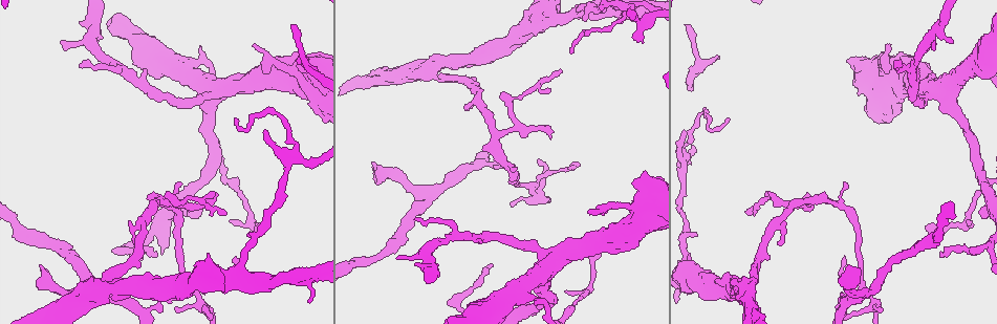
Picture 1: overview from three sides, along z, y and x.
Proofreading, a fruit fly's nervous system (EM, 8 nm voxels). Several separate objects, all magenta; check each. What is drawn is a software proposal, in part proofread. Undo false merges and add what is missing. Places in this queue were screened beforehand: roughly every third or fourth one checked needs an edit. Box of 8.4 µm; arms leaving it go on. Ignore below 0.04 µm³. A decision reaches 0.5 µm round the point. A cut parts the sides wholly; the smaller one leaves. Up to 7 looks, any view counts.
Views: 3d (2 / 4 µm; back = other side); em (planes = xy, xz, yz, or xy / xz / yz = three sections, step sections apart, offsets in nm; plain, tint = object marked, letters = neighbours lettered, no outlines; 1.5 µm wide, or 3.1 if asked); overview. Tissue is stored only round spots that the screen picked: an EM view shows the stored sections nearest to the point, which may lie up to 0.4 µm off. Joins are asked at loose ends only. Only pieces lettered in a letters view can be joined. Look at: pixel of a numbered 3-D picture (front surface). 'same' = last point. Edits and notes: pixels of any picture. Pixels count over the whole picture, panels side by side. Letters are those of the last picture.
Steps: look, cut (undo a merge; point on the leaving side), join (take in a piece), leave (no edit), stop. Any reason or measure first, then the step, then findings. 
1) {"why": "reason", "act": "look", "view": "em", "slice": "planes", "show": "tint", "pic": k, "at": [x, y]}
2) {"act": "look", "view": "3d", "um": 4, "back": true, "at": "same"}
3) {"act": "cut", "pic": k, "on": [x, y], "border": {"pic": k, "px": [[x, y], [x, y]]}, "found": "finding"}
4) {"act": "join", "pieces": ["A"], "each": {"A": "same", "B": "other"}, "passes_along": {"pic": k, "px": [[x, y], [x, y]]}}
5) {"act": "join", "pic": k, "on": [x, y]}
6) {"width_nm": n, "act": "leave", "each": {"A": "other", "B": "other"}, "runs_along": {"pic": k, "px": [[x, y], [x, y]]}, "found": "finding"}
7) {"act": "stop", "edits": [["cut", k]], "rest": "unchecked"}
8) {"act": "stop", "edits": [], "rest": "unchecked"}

{"why": "an open end", "act": "look", "view": "em", "slice": "planes", "show": "letters", "pic": 1, "at": [837, 305]}

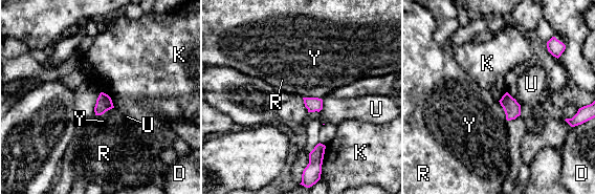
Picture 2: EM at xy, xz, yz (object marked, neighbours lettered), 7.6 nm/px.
{"width_nm": 130, "act": "leave", "each": {"D": "other", "K": "other", "R": "other", "U": "other", "Y": "other"}, "border": {"pic": 2, "px": [[101, 91], [110, 98], [114, 107]]}, "found": "no lettered piece goes on from it"}

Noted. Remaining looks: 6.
{"why": "branch point", "act": "look", "view": "3d", "um": 2, "pic": 1, "at": [812, 201]}

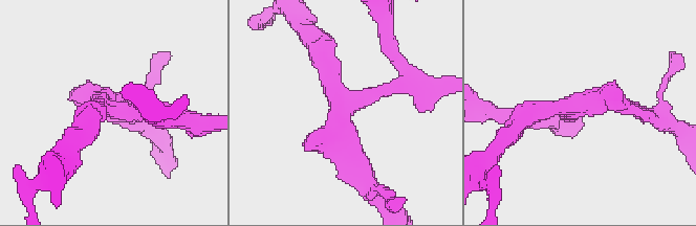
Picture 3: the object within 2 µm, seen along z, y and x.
{"act": "look", "view": "em", "slice": "xy", "step": 4, "show": "tint", "pic": 3, "at": [337, 102]}

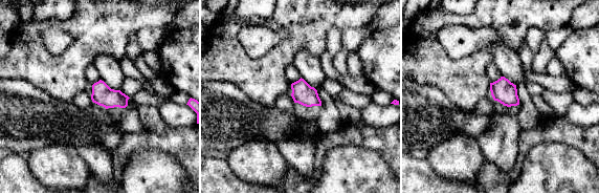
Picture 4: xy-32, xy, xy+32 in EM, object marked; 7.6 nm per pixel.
{"act": "look", "view": "em", "slice": "planes", "show": "letters", "at": "same"}

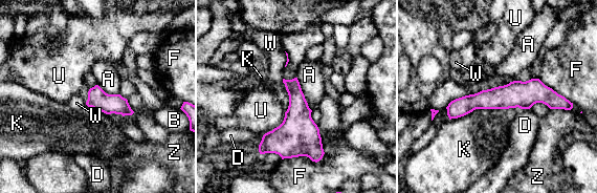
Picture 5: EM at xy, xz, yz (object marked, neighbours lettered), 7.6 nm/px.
{"longest_contact_nm": ["K", 440], "act": "leave", "each": {"A": "other", "B": "other", "D": "other", "F": "other", "K": "other", "U": "other", "W": "other", "Z": "other"}, "found": "one neuron here"}

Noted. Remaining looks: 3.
{"why": "sharp bend", "act": "look", "view": "3d", "um": 2, "back": true, "pic": 1, "at": [543, 305]}

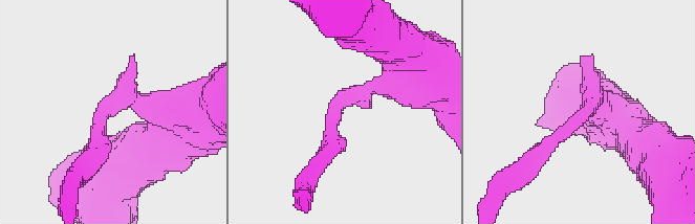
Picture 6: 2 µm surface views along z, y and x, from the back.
{"why": "need the tissue", "act": "look", "view": "em", "slice": "planes", "show": "letters", "pic": 6, "at": [586, 106]}

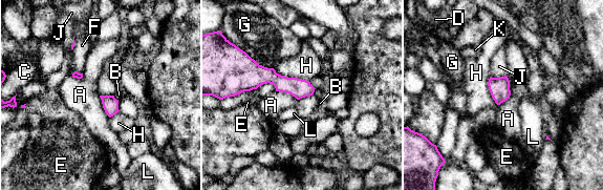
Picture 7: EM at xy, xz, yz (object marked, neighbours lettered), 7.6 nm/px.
{"act": "leave", "each": {"A": "other", "B": "other", "C": "other", "D": "other", "E": "other", "F": "other", "G": "other", "H": "other", "J": "other", "K": "other", "L": "other"}, "border": {"pic": 7, "px": [[99, 96], [102, 107], [109, 117]]}, "found": "one neuron here"}

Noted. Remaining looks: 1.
{"act": "stop", "edits": [], "rest": "unchecked"}

